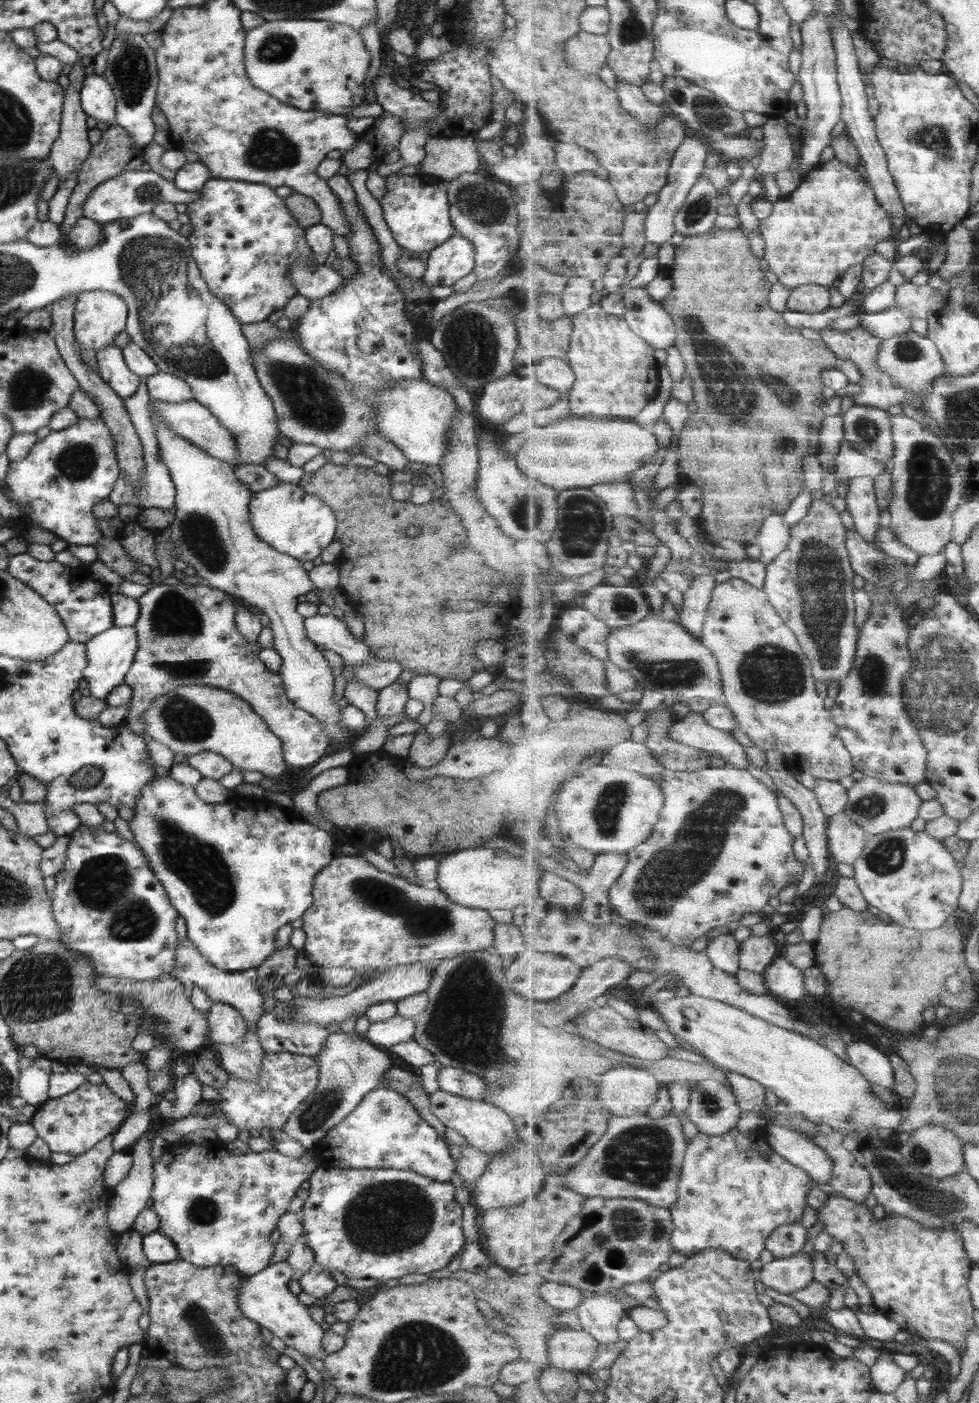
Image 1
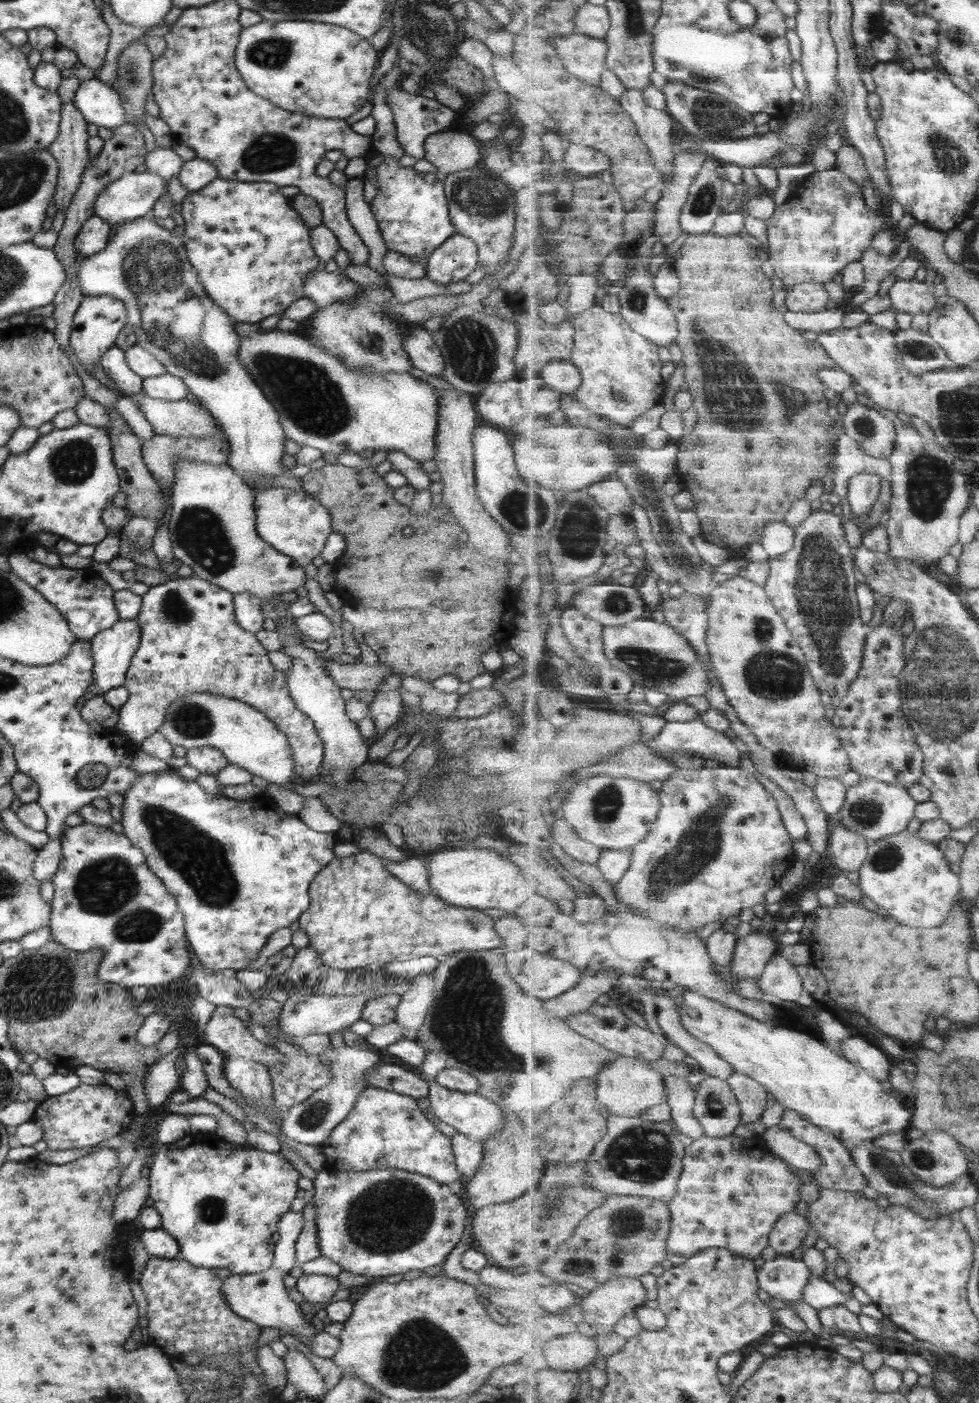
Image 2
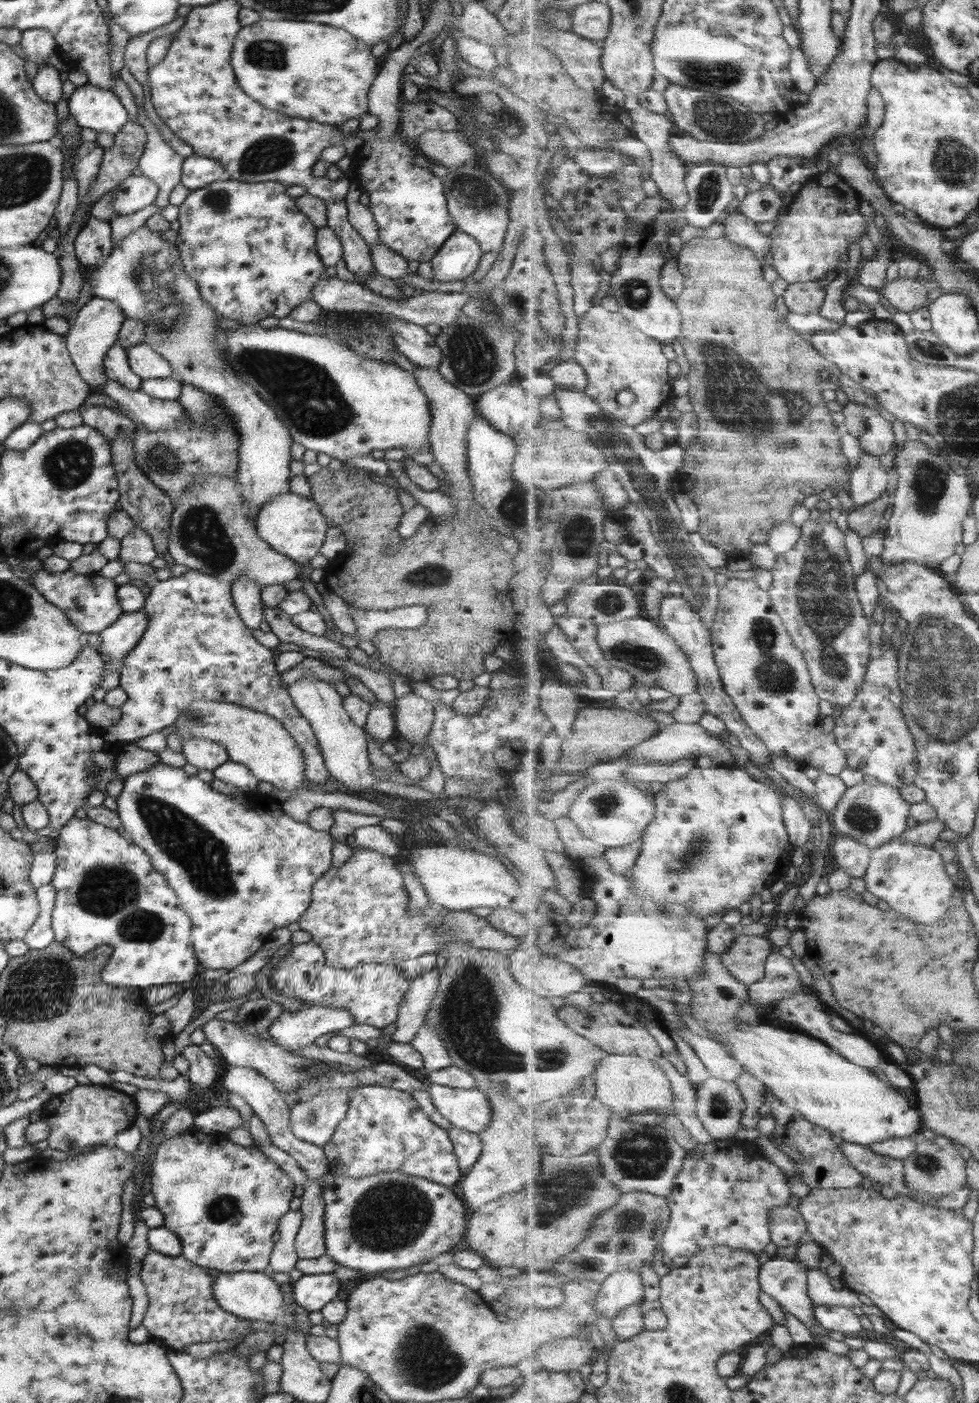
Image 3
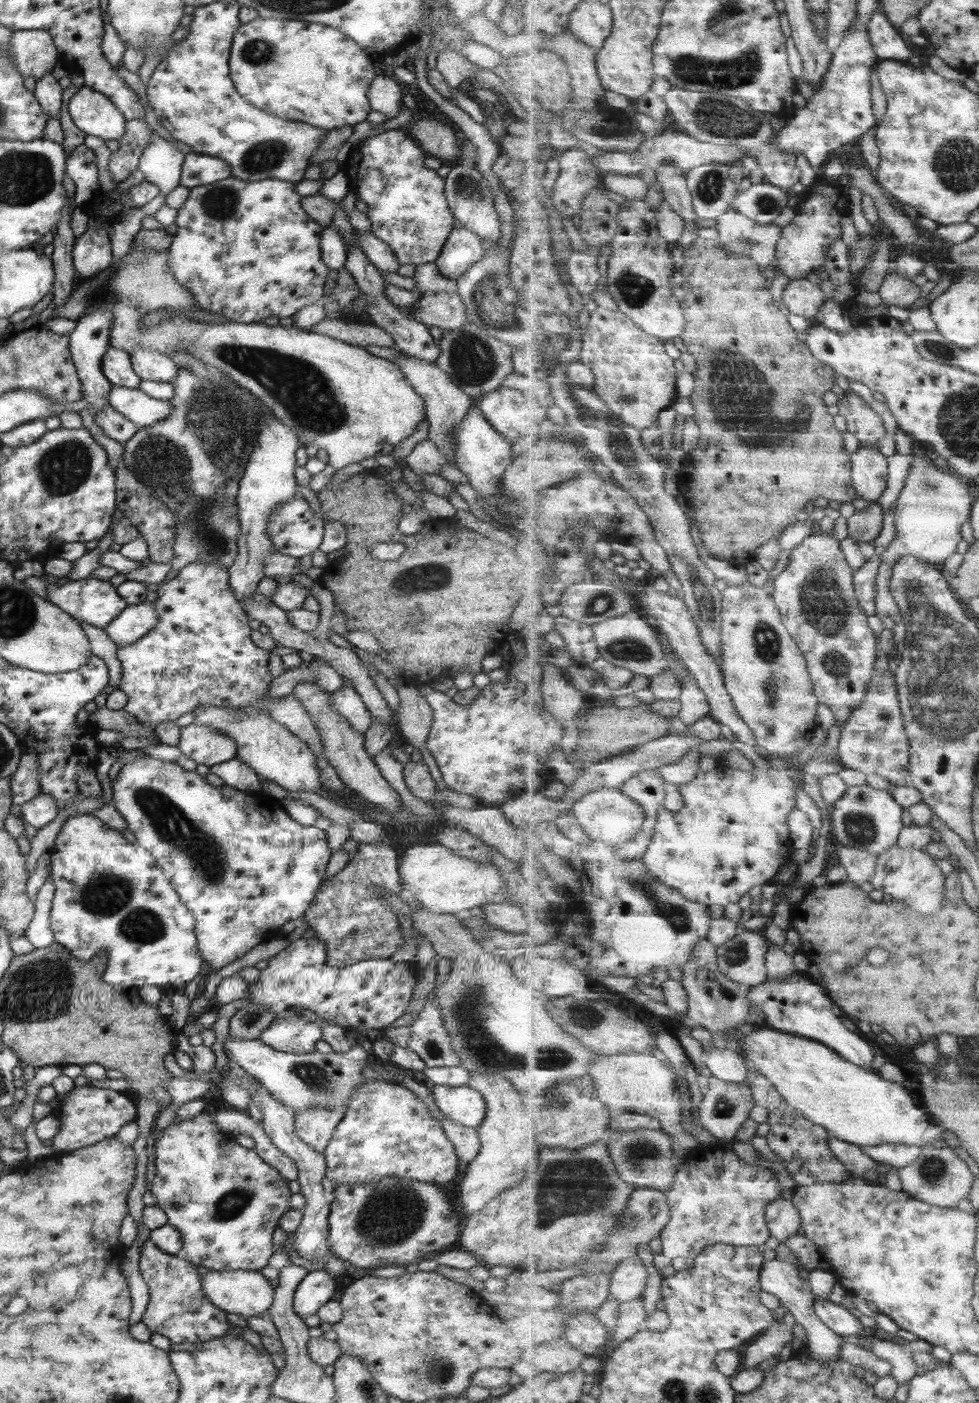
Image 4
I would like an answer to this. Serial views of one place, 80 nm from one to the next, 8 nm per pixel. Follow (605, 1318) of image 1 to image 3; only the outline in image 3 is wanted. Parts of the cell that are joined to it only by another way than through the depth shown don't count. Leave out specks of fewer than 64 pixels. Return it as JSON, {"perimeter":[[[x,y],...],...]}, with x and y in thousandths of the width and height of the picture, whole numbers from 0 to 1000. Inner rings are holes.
{"perimeter":[[[642,904],[623,908],[616,914],[609,927],[609,937],[624,939],[636,932],[655,929],[658,927],[658,915],[655,907]]]}

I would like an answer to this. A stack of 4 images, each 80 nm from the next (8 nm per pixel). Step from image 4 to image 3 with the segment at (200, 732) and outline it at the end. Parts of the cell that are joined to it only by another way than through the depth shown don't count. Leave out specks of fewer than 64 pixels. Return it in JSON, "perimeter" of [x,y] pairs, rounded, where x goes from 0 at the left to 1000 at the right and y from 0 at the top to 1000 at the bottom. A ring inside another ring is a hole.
{"perimeter":[[[187,527],[184,536],[191,544],[205,549],[217,550],[224,545],[235,542],[232,534],[228,531],[209,527]]]}

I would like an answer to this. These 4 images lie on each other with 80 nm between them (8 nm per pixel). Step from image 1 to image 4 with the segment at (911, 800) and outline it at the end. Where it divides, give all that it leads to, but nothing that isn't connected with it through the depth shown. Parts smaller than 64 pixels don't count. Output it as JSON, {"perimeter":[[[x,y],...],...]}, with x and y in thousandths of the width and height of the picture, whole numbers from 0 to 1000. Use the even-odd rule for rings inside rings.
{"perimeter":[[[878,560],[866,561],[865,565],[848,576],[847,588],[852,592],[851,597],[857,602],[883,604],[893,609],[902,609],[911,603],[915,603],[922,589],[922,579],[926,577],[915,571],[910,562],[896,563],[895,561]]]}

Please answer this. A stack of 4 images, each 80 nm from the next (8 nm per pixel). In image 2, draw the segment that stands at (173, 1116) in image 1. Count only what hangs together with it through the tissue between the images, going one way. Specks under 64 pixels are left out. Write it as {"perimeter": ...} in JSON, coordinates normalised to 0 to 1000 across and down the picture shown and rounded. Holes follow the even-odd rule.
{"perimeter":[[[199,746],[189,748],[184,756],[187,756],[189,761],[184,765],[182,777],[191,780],[193,783],[205,782],[212,773],[205,757],[199,751]]]}

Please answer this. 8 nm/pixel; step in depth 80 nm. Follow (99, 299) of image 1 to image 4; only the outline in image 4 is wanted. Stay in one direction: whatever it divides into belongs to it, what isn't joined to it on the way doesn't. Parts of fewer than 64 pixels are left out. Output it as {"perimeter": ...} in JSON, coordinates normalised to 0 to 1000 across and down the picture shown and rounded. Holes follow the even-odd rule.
{"perimeter":[[[100,216],[93,223],[86,223],[77,229],[75,237],[68,239],[69,249],[78,262],[80,270],[82,271],[83,284],[89,287],[89,290],[94,296],[101,294],[103,291],[110,289],[110,281],[114,274],[105,268],[102,263],[102,258],[105,252],[111,248],[111,233],[114,227],[110,222],[110,216]]]}

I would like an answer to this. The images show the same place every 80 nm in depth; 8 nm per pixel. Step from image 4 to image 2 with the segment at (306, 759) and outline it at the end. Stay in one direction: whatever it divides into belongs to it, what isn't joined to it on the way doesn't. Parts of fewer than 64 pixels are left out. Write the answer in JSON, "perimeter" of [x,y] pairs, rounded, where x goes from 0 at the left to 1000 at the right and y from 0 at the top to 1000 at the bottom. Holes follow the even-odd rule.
{"perimeter":[[[200,494],[180,498],[172,502],[168,508],[169,512],[165,513],[164,517],[161,518],[161,522],[175,532],[186,532],[189,535],[195,532],[217,532],[228,537],[235,545],[246,547],[255,550],[257,553],[269,555],[274,559],[287,561],[299,556],[300,542],[292,525],[270,509],[257,503],[226,495]]]}

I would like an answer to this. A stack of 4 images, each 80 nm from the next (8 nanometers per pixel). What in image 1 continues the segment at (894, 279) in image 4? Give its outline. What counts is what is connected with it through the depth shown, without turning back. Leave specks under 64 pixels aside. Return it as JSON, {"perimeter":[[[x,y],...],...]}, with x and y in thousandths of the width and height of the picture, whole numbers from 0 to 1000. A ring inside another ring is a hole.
{"perimeter":[[[926,200],[915,207],[916,219],[928,221],[934,226],[949,227],[968,217],[968,210],[961,210],[956,205],[939,203]]]}

